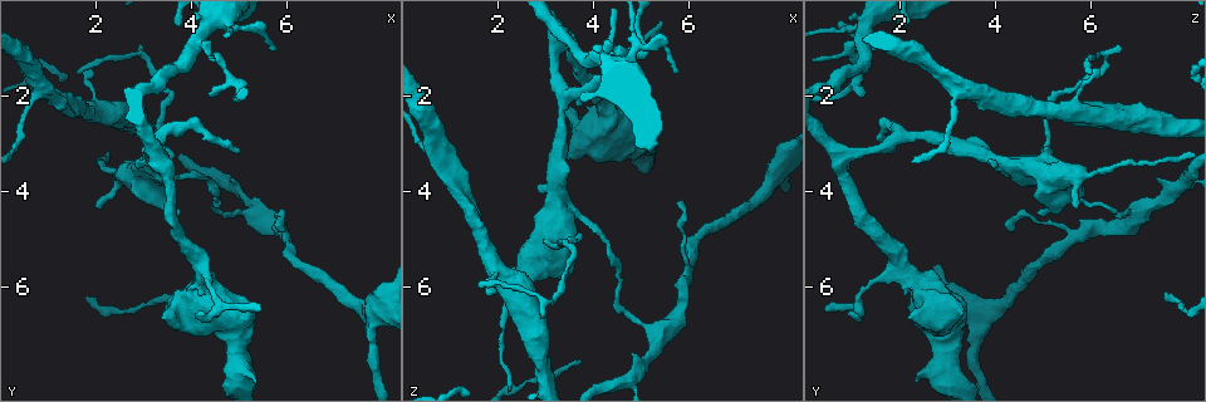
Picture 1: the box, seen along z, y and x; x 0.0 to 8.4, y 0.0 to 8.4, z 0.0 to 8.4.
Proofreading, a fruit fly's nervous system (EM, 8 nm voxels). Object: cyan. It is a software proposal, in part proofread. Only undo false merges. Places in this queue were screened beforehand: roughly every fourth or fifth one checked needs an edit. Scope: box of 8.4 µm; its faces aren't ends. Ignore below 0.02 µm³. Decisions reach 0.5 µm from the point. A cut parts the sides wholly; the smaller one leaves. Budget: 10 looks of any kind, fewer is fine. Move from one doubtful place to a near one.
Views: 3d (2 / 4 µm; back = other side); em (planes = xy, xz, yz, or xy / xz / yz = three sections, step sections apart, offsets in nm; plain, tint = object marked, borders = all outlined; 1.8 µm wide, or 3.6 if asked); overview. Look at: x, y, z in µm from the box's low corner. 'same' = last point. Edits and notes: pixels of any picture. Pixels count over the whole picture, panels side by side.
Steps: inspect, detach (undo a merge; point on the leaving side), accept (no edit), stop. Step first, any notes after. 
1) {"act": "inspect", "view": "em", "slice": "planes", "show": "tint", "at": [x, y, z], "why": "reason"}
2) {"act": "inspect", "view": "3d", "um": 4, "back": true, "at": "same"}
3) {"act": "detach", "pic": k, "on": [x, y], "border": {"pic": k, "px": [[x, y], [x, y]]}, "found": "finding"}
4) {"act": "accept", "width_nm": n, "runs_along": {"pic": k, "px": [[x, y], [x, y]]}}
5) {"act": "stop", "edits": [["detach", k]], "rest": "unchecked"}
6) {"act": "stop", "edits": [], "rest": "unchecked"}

{"act": "inspect", "view": "em", "um": 3.6, "slice": "planes", "show": "borders", "at": [4.15, 5.65, 2.10], "why": "sudden change in width"}

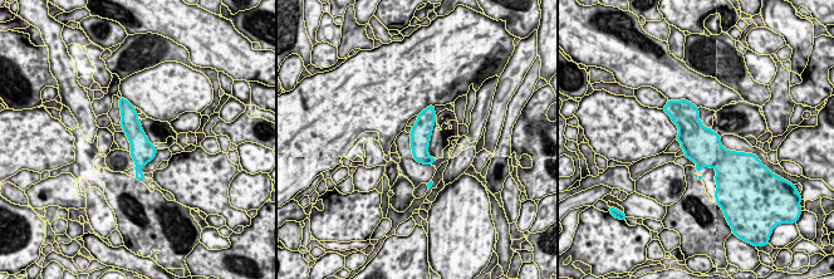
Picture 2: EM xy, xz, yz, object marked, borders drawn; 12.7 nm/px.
{"act": "accept", "found": "continuous, no second neuron"}

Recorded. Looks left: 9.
{"act": "inspect", "view": "3d", "um": 2, "at": [3.35, 2.85, 2.05], "why": "abrupt turn"}

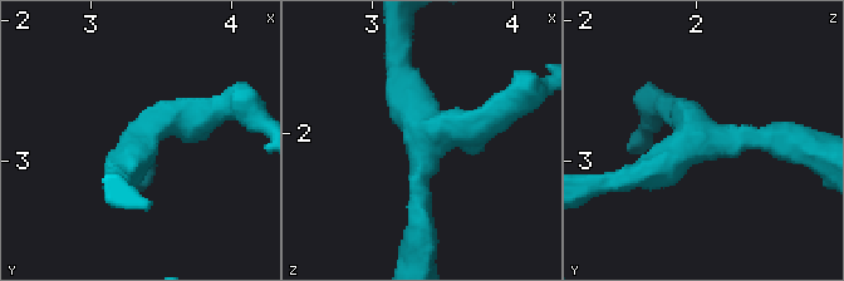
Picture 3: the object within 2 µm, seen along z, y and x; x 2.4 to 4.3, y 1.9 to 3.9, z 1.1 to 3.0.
{"act": "inspect", "view": "em", "slice": "planes", "show": "tint", "at": [3.32, 2.86, 2.00], "arms": 3, "arm_widths_nm": [200, 220, 220]}

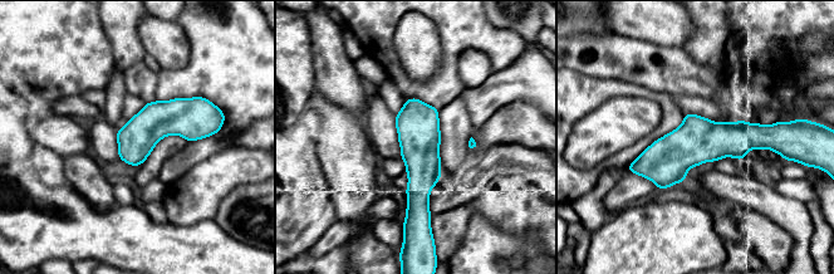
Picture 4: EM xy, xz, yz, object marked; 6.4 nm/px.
{"act": "accept", "width_nm": 240, "runs_along": {"pic": 4, "px": [[773, 135], [696, 141], [632, 169]]}, "found": "all the same neuron"}

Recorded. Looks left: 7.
{"act": "inspect", "view": "3d", "um": 4, "at": [1.90, 2.20, 5.60], "why": "sudden change in width"}

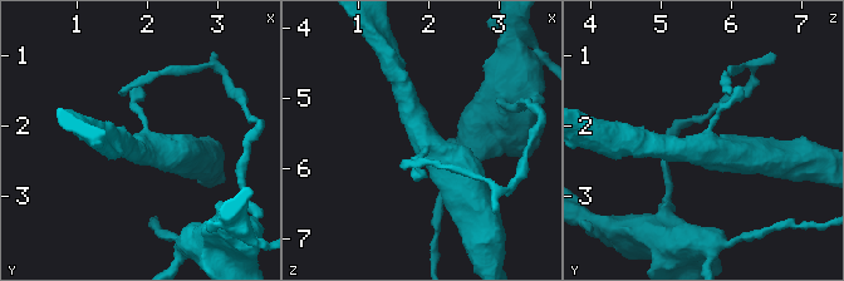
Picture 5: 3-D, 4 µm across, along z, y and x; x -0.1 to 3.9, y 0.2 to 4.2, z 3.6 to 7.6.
{"act": "inspect", "view": "em", "slice": "planes", "show": "tint", "at": [1.95, 2.20, 5.65], "arms": 3}

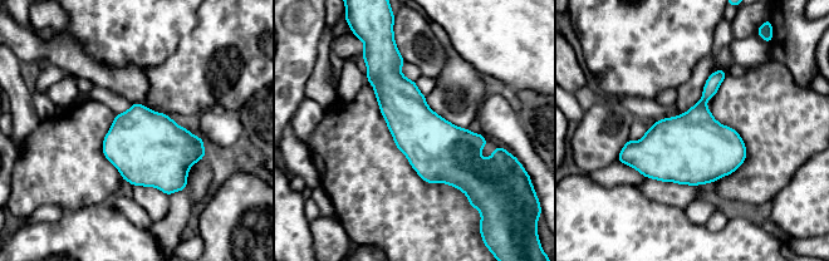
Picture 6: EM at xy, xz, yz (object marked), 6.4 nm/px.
{"act": "accept", "found": "continuous, no second neuron"}

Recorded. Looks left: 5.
{"act": "inspect", "view": "em", "slice": "xz", "step": 4, "show": "tint", "at": [3.25, 3.55, 4.60]}

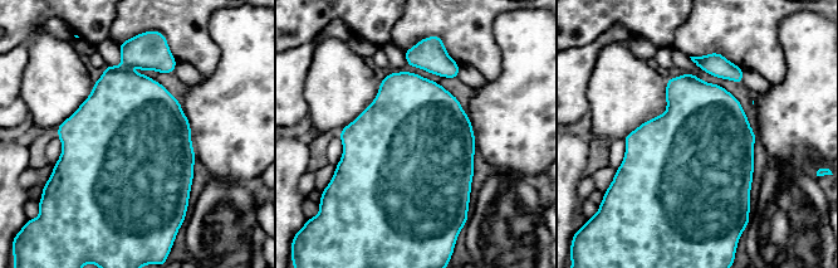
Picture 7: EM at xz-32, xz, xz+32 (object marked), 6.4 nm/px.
{"act": "inspect", "view": "em", "slice": "planes", "show": "tint", "at": "same"}

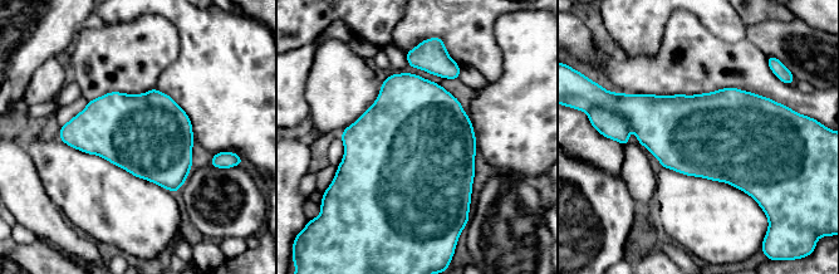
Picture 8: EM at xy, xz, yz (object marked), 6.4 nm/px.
{"act": "detach", "pic": 8, "on": [608, 123], "found": "a second neuron is stuck on"}

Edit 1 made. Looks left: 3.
{"act": "stop", "edits": [["detach", 8]], "rest": "unchecked"}

